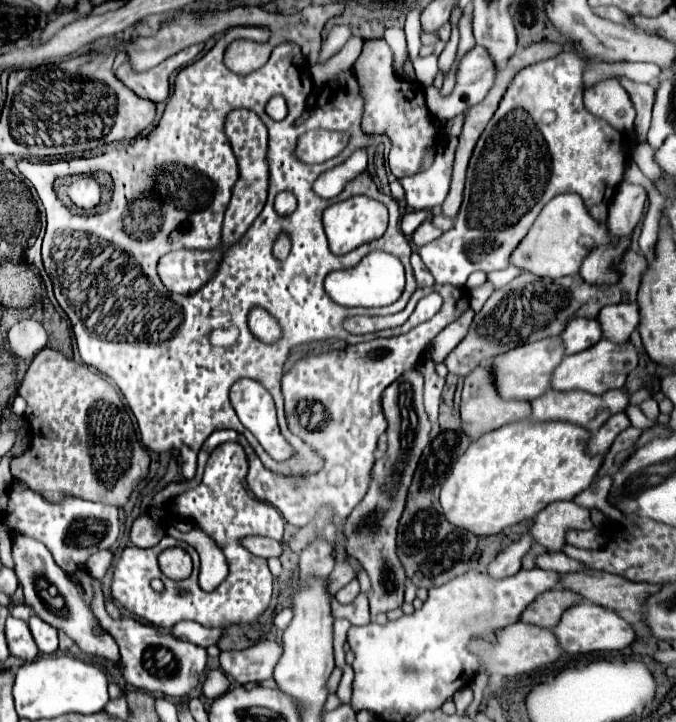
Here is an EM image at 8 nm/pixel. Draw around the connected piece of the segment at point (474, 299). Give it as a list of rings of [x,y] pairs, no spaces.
[[[486,281],[484,285],[480,285],[480,287],[470,289],[468,299],[470,299],[470,307],[472,307],[472,311],[480,311],[482,305],[486,303],[486,299],[492,295],[492,291],[494,291],[494,285],[488,283],[488,281]]]

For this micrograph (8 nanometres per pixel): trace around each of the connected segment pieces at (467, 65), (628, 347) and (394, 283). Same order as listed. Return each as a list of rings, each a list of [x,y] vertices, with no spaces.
[[[480,45],[472,47],[460,61],[458,61],[458,69],[456,69],[456,87],[454,91],[450,93],[450,97],[442,97],[440,90],[434,86],[429,86],[424,89],[425,102],[429,112],[434,117],[444,117],[444,119],[452,119],[456,117],[458,113],[462,113],[464,109],[472,107],[472,105],[478,105],[486,93],[490,91],[492,83],[494,83],[494,75],[496,75],[496,69],[494,69],[494,61],[492,57],[488,55],[488,51]]]
[[[600,339],[592,349],[566,355],[552,375],[552,391],[588,391],[592,395],[604,395],[608,389],[620,389],[626,383],[626,375],[638,365],[638,353],[632,343],[612,343]]]
[[[372,251],[356,267],[332,271],[326,277],[326,293],[332,301],[344,307],[384,307],[394,303],[404,289],[404,267],[394,255],[382,255]]]

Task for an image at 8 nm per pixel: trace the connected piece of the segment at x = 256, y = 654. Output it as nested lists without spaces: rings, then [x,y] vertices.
[[[260,641],[244,651],[222,651],[220,667],[232,675],[240,685],[250,681],[264,681],[272,677],[276,661],[280,659],[282,645],[276,641]]]

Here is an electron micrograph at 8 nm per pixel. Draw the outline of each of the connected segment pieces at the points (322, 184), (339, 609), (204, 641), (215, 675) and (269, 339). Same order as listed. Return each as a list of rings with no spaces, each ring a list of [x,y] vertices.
[[[356,149],[350,159],[330,171],[324,171],[312,185],[314,193],[322,199],[330,199],[330,197],[336,197],[344,185],[356,177],[358,173],[362,173],[366,169],[366,149]]]
[[[358,593],[358,597],[350,605],[340,605],[338,601],[334,601],[332,603],[332,615],[348,619],[352,625],[368,625],[370,623],[368,597],[364,593]]]
[[[180,621],[172,627],[174,637],[190,641],[190,643],[200,645],[200,647],[216,645],[220,641],[220,633],[224,633],[224,629],[208,629],[208,627],[202,627],[198,623],[192,623],[192,621]]]
[[[210,669],[206,673],[204,685],[202,685],[202,693],[208,699],[216,699],[216,697],[224,695],[228,689],[230,689],[230,681],[228,681],[228,677],[220,669]]]
[[[258,307],[252,309],[248,325],[250,325],[252,333],[258,339],[266,341],[266,343],[274,343],[274,341],[280,339],[280,327],[278,327],[278,323],[264,309],[258,309]]]

